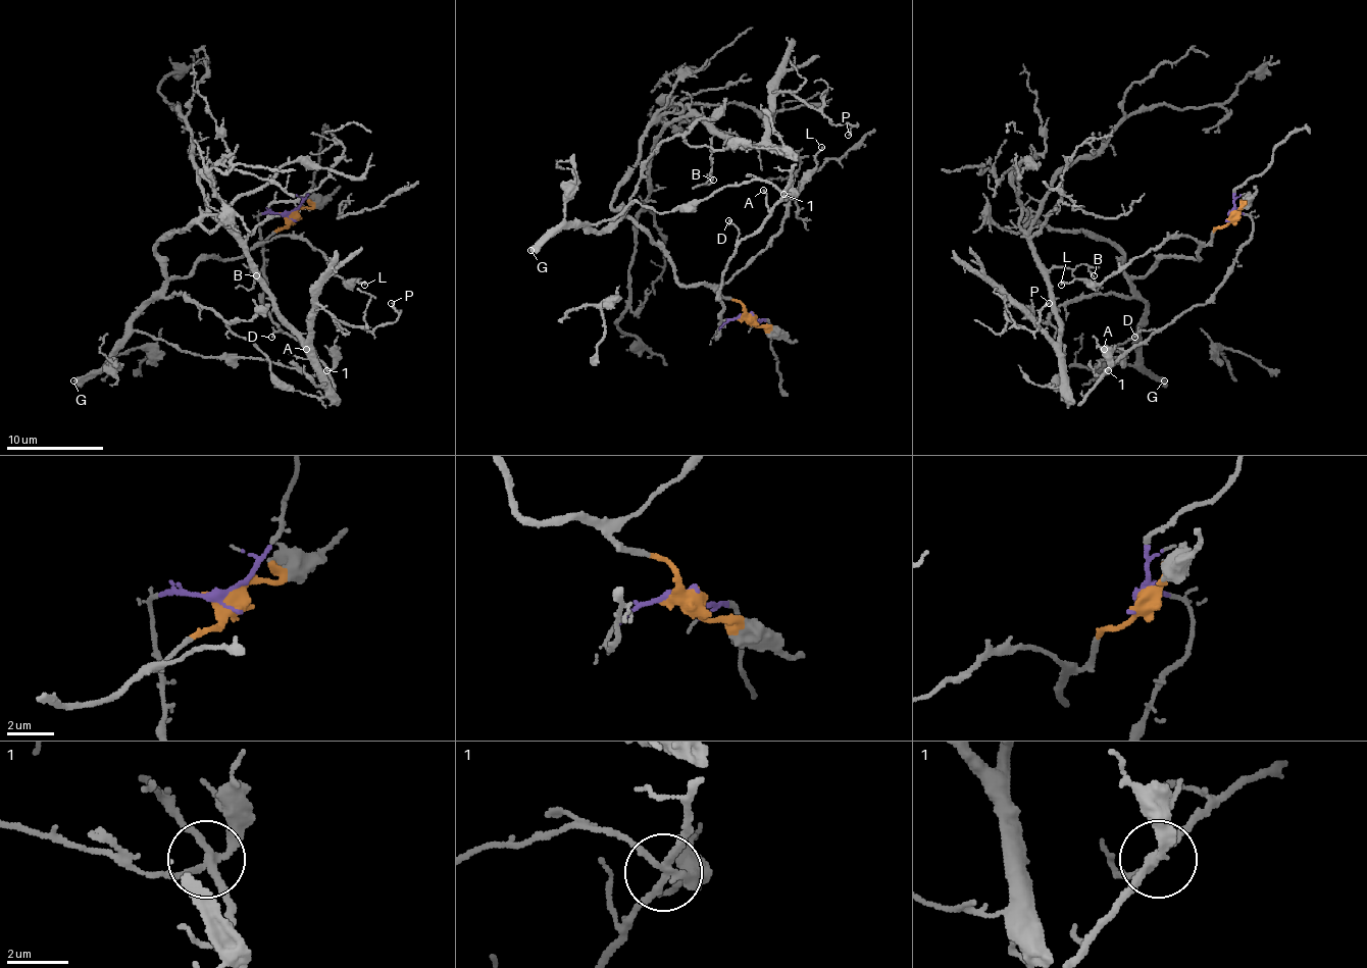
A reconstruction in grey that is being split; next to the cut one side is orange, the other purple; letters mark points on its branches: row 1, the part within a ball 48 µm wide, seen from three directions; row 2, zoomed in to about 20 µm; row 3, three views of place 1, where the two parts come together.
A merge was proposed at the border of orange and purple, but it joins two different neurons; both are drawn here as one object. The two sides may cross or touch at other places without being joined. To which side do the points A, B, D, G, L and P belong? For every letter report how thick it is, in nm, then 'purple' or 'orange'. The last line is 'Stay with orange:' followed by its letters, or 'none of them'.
A: 110 nm | purple
B: 110 nm | purple
D: 130 nm | purple
G: 460 nm | orange
L: 130 nm | orange
P: 130 nm | purple
Stay with orange: G, L

